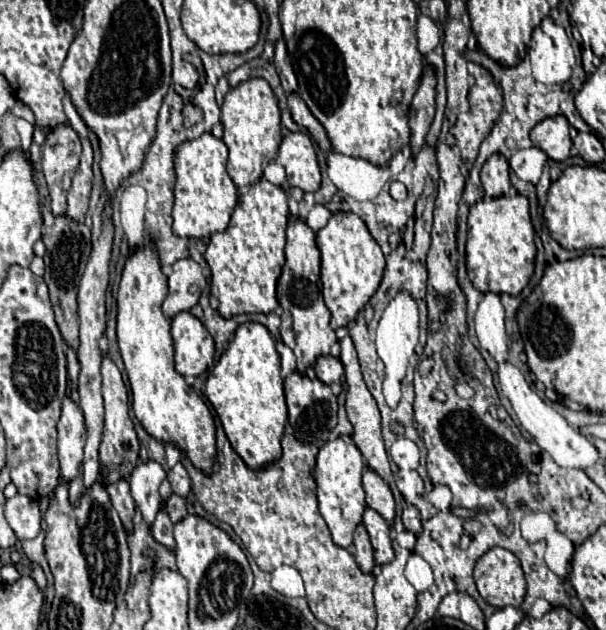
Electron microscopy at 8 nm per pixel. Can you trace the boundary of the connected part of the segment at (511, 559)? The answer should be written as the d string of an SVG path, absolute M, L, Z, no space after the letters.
M492 548L490 552L486 552L476 562L474 580L486 604L496 608L522 606L526 594L526 580L518 558L512 552L504 548Z

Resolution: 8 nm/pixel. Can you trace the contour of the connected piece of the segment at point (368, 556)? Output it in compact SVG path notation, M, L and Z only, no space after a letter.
M362 524L356 528L352 552L354 552L358 568L362 572L366 572L366 574L372 574L372 570L374 570L374 552L372 552L372 544L370 544L368 532L366 532L366 528Z

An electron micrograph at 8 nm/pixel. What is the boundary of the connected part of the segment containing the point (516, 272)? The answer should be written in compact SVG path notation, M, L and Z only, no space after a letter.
M526 196L484 198L470 206L468 240L466 240L466 270L468 278L480 292L518 296L534 272L534 228L528 212Z

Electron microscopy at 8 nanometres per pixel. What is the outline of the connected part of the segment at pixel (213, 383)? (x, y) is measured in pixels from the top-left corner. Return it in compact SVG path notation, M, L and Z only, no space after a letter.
M246 322L236 328L228 350L220 356L206 380L204 396L212 402L218 418L222 420L232 448L250 468L264 468L280 458L280 438L288 412L284 382L280 376L280 354L276 352L274 338L266 326Z

